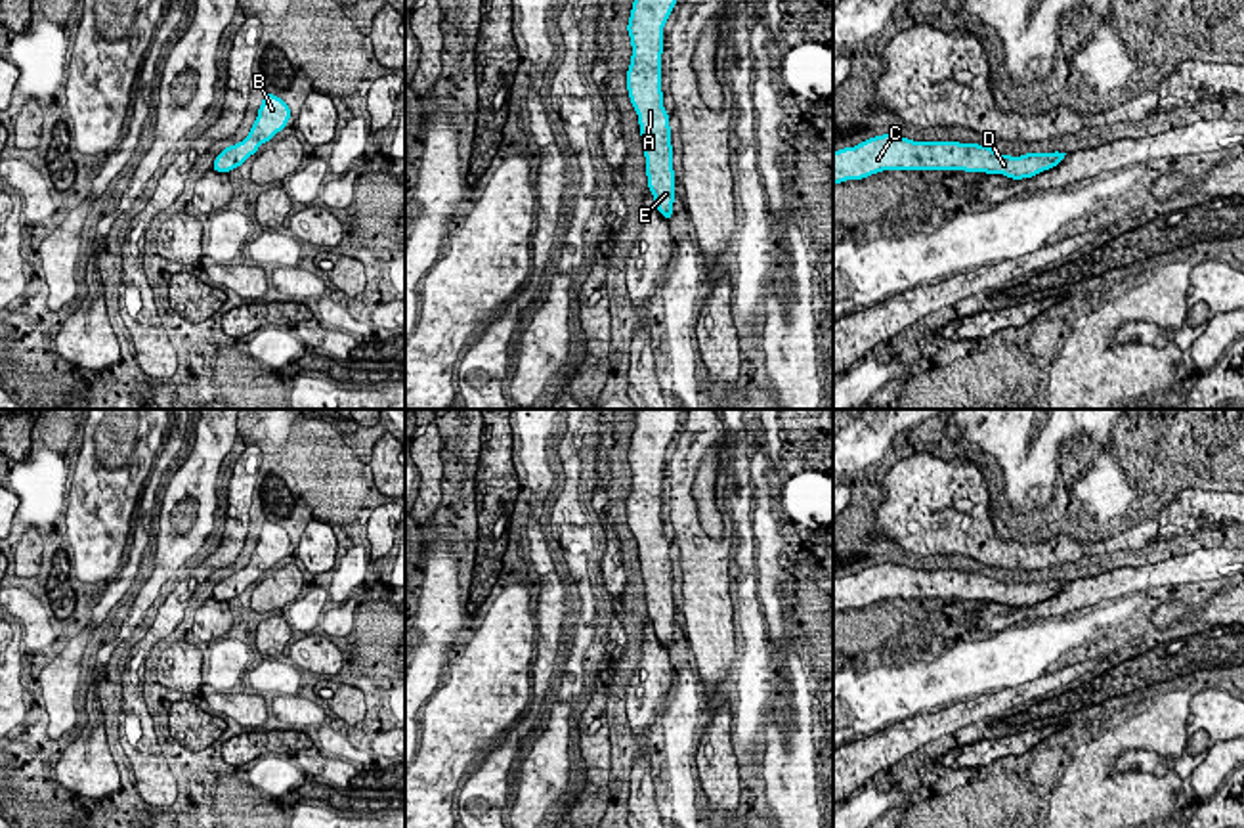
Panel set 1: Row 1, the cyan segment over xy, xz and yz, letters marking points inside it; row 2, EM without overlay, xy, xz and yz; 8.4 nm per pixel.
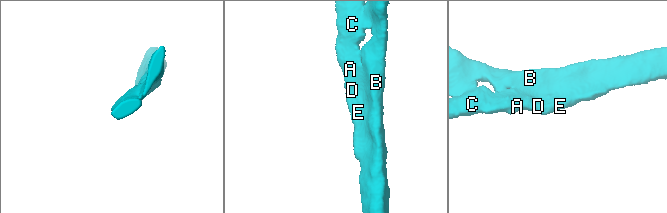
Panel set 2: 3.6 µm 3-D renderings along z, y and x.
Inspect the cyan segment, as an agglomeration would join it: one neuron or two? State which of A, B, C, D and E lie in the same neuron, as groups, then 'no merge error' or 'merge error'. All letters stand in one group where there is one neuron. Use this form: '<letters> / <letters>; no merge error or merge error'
A B C D E; no merge error

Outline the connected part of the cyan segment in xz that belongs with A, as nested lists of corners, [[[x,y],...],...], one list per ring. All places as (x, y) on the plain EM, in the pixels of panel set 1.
[[[634,409],[627,453],[633,472],[627,518],[638,543],[648,616],[665,648],[673,644],[675,599],[671,551],[661,520],[661,482],[663,455],[676,432],[678,413],[680,409]]]

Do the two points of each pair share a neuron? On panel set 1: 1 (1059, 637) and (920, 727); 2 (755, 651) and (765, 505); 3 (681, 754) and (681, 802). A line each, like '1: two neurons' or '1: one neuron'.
1: two neurons
2: two neurons
3: one neuron

